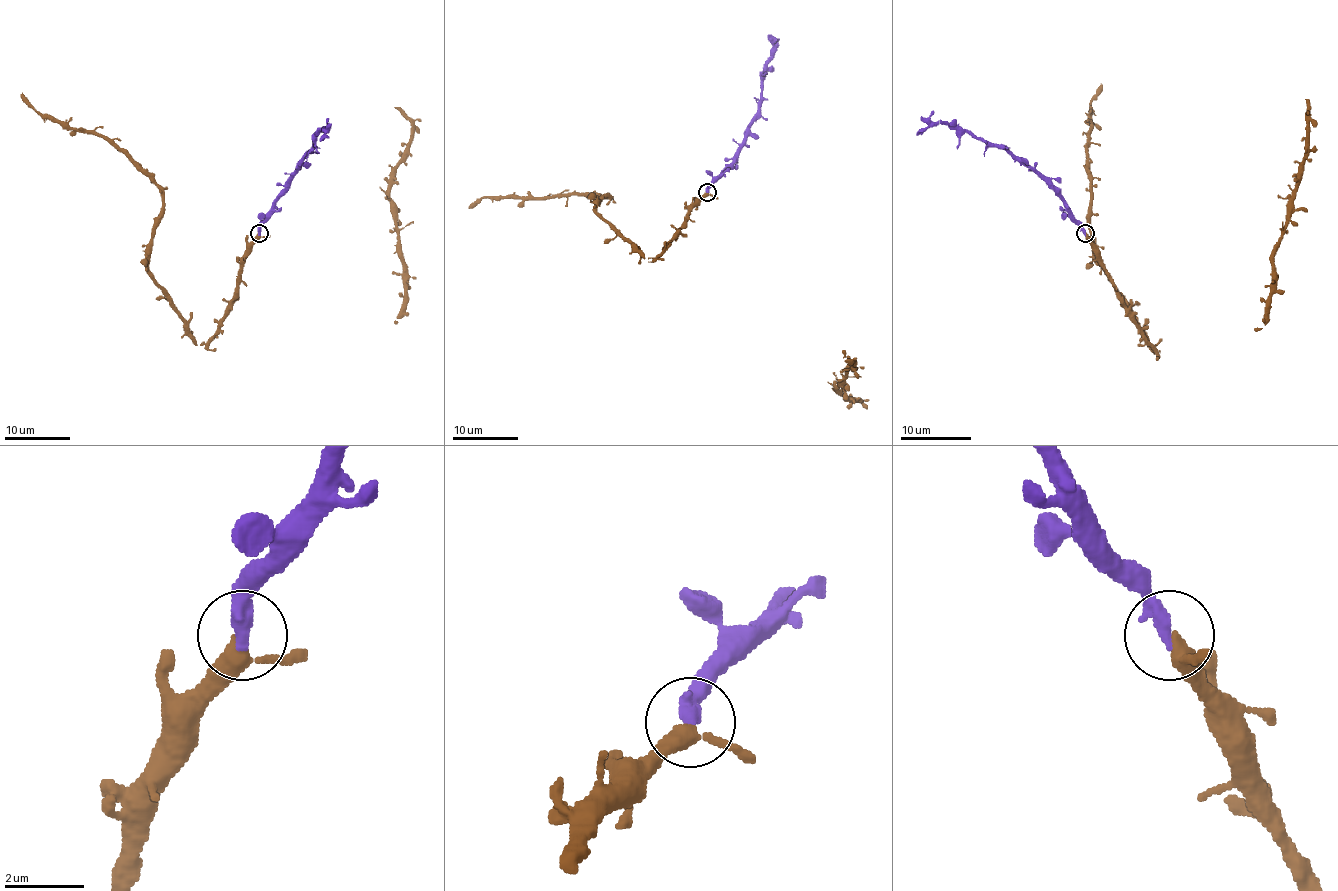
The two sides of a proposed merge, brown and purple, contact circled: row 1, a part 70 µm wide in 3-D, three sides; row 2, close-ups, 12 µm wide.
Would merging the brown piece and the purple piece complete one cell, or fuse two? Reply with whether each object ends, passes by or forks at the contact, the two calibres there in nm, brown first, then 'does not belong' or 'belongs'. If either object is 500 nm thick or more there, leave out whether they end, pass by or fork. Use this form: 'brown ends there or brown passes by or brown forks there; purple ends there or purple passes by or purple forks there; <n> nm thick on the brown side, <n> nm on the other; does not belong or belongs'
brown passes by; purple ends there; 320 nm thick on the brown side, 400 nm on the other; belongs

